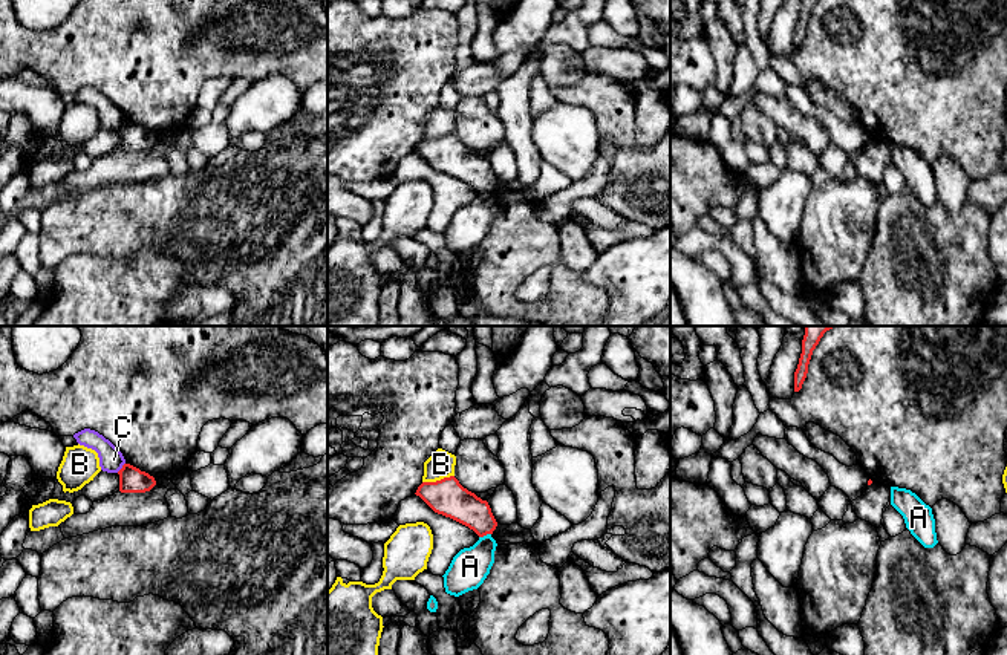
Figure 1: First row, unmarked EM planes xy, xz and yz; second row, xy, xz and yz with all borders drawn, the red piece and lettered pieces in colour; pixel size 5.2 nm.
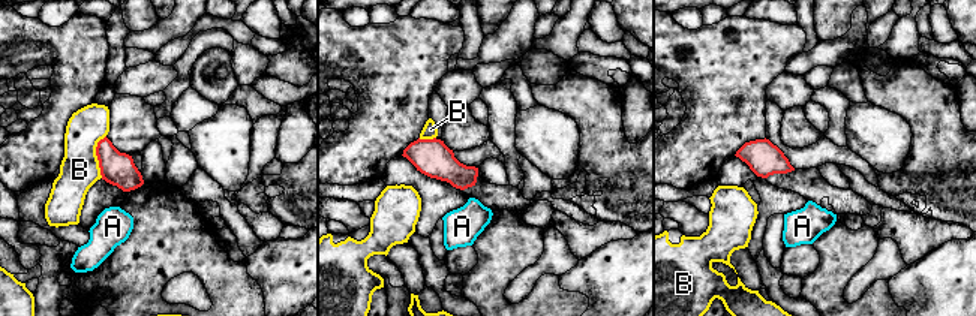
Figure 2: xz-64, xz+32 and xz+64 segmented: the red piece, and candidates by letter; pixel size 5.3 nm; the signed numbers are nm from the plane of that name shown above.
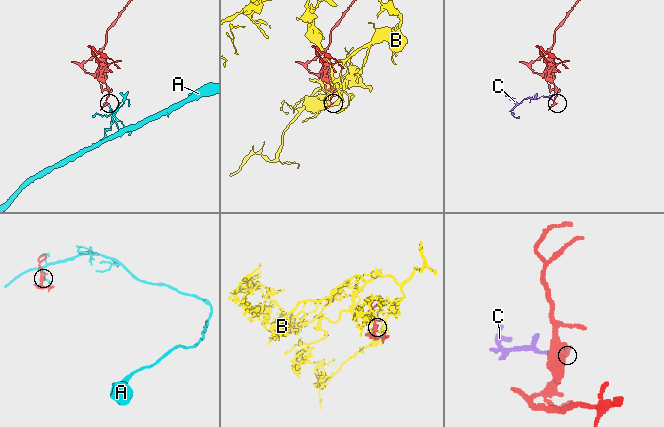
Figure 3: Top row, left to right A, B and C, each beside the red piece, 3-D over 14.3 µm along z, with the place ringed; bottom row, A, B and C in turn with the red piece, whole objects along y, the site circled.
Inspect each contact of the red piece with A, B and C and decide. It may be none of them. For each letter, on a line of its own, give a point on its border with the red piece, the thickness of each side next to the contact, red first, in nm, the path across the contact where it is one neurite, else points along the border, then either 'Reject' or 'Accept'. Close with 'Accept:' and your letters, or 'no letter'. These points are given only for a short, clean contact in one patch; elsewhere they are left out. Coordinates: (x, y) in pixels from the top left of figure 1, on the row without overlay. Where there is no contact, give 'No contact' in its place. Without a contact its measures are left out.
A: Touches red at xz (484, 192). Thickness 180 nm (red) against 200 nm. Boundary: xz (490, 190), (479, 195). Reject
B: Touches red at xz (438, 138). Thickness 190 nm (red) against 140 nm. Reject
C: Touches red at xy (123, 124). Thickness 140 nm (red) against 130 nm. Reject
Accept: no letter

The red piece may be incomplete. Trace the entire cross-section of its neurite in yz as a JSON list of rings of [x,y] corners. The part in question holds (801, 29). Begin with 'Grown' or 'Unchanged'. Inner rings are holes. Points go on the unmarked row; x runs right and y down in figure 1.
Unchanged. [[[802,0],[802,11],[799,15],[797,26],[794,29],[794,49],[799,49],[802,46],[802,41],[808,31],[808,21],[813,12],[813,8],[816,6],[819,0]]]

